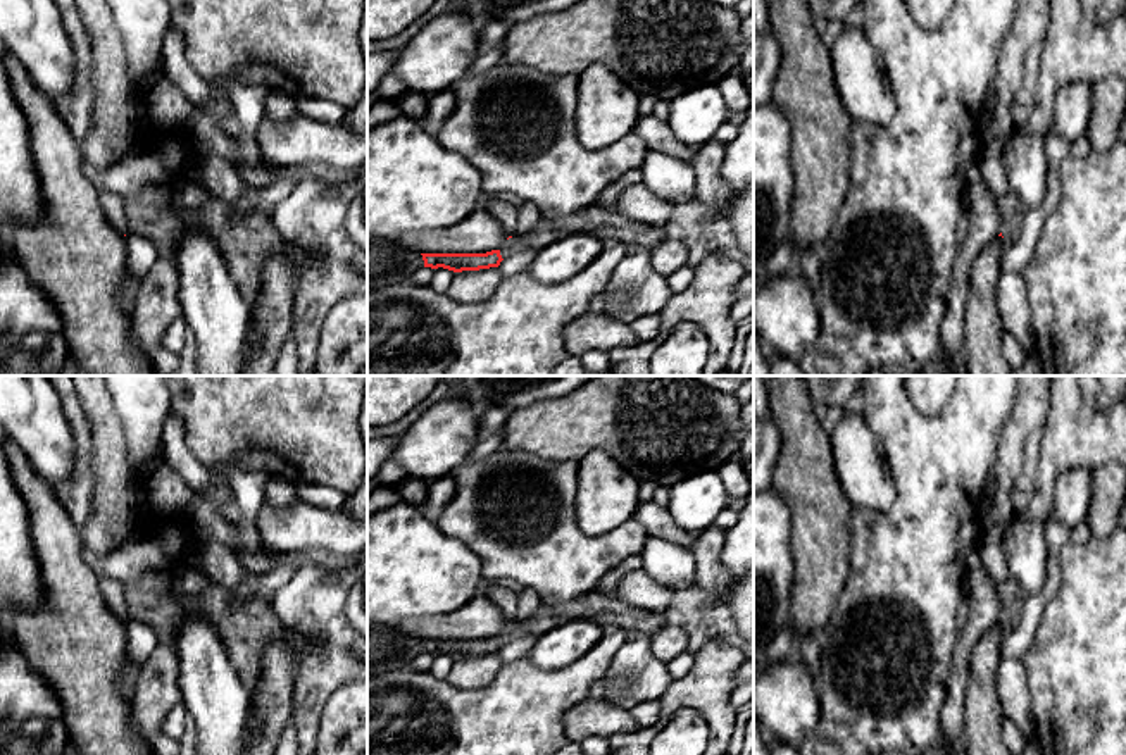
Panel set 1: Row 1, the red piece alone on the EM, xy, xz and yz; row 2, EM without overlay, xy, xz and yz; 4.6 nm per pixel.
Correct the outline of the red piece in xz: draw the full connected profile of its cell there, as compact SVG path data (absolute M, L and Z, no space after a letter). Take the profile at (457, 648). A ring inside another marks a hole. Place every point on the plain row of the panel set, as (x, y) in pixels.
M598 591L578 596L562 605L541 605L533 617L509 622L500 636L486 640L419 640L402 634L397 627L367 622L367 679L393 671L409 671L421 653L448 655L454 658L498 653L500 648L522 636L540 636L569 621L590 621L602 627L657 633L664 612L628 605Z

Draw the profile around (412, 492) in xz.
M405 477L395 488L402 502L419 509L426 502L428 486L429 486L428 481L416 481L416 479Z

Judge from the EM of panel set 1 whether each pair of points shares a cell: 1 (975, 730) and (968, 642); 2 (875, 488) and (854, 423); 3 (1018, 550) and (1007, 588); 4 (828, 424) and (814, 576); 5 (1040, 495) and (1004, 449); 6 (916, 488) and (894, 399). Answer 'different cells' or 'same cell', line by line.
1: different cells
2: same cell
3: different cells
4: different cells
5: different cells
6: same cell

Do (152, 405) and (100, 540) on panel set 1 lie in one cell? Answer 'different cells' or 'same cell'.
different cells

